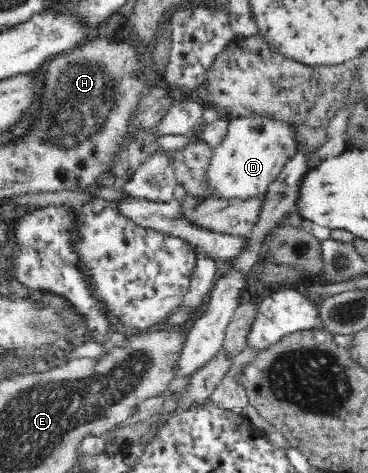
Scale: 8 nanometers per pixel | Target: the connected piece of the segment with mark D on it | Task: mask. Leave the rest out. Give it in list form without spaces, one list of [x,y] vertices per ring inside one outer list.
[[[256,113],[229,117],[226,139],[213,149],[213,161],[208,174],[212,197],[250,199],[256,195],[266,195],[270,183],[276,180],[286,165],[302,151],[301,139],[300,125],[289,120]]]

